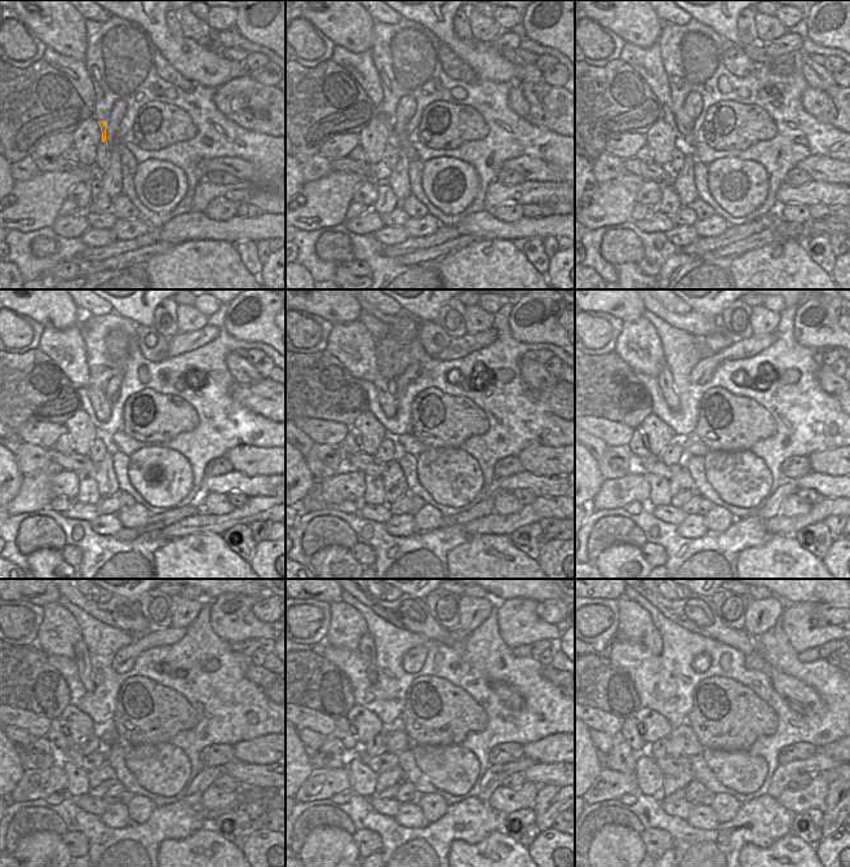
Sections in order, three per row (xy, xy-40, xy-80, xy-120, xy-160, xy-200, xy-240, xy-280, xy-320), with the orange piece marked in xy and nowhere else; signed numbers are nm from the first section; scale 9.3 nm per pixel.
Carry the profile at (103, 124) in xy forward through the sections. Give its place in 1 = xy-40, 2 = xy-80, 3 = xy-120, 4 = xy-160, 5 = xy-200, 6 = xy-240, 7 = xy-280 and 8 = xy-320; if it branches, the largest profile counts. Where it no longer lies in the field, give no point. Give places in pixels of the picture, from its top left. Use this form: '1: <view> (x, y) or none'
1: xy-40 (392, 120)
2: xy-80 (685, 124)
3: xy-120 (102, 407)
4: xy-160 (388, 402)
5: xy-200 (665, 383)
6: xy-240 (83, 660)
7: xy-280 (367, 649)
8: xy-320 (651, 640)

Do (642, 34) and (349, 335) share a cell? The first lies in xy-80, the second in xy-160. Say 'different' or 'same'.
different

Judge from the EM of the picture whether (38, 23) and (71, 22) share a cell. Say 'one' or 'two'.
one

